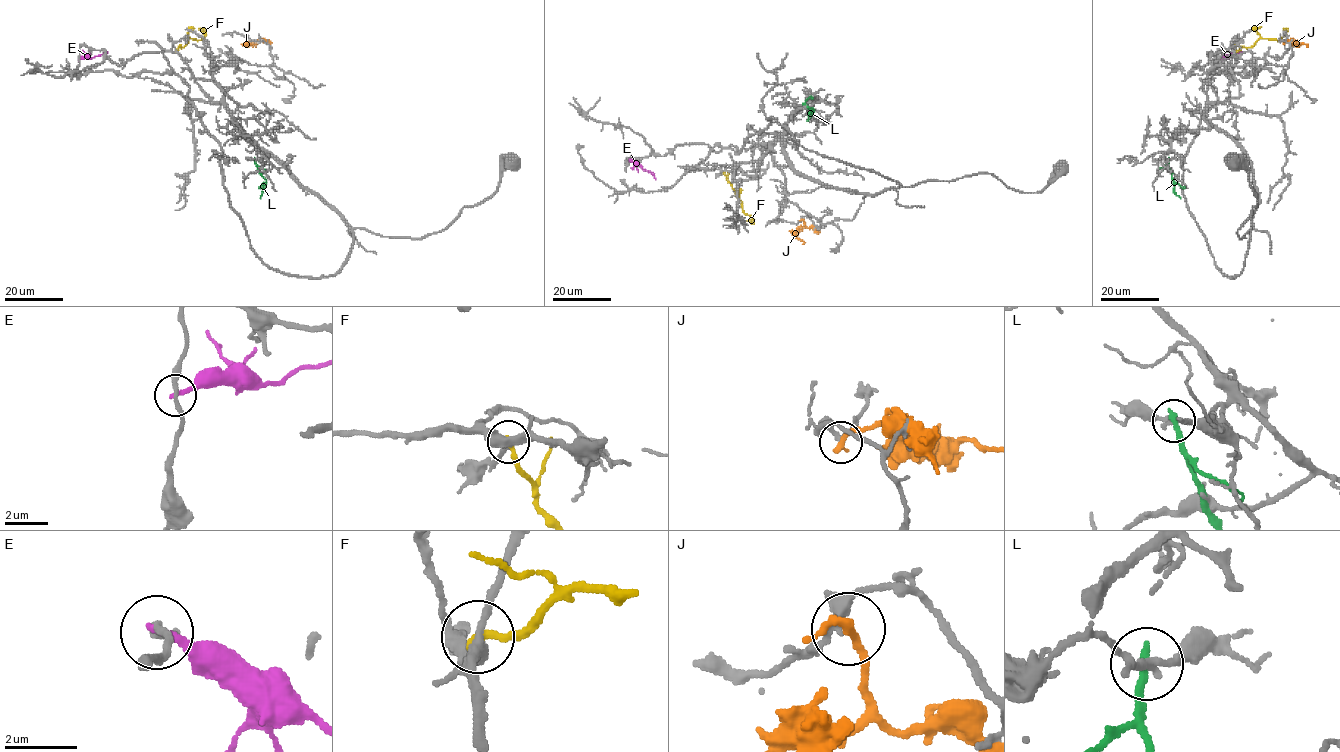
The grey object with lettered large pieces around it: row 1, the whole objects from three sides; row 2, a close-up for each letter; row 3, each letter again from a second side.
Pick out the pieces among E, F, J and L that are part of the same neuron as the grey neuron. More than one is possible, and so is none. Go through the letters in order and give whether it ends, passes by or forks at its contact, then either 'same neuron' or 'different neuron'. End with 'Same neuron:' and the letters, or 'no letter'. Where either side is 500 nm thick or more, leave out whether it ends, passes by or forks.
E: it ends; different neuron
F: it ends; different neuron
J: it passes by; different neuron
L: it ends; different neuron
Same neuron: no letter

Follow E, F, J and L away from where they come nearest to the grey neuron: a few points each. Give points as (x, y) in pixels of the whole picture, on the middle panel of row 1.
E: (626, 158), (649, 171), (655, 180)
F: (723, 171), (736, 191), (742, 211), (753, 219), (747, 221)
J: (803, 219), (805, 226), (796, 232), (803, 244)
L: (803, 104), (814, 109), (808, 116)

